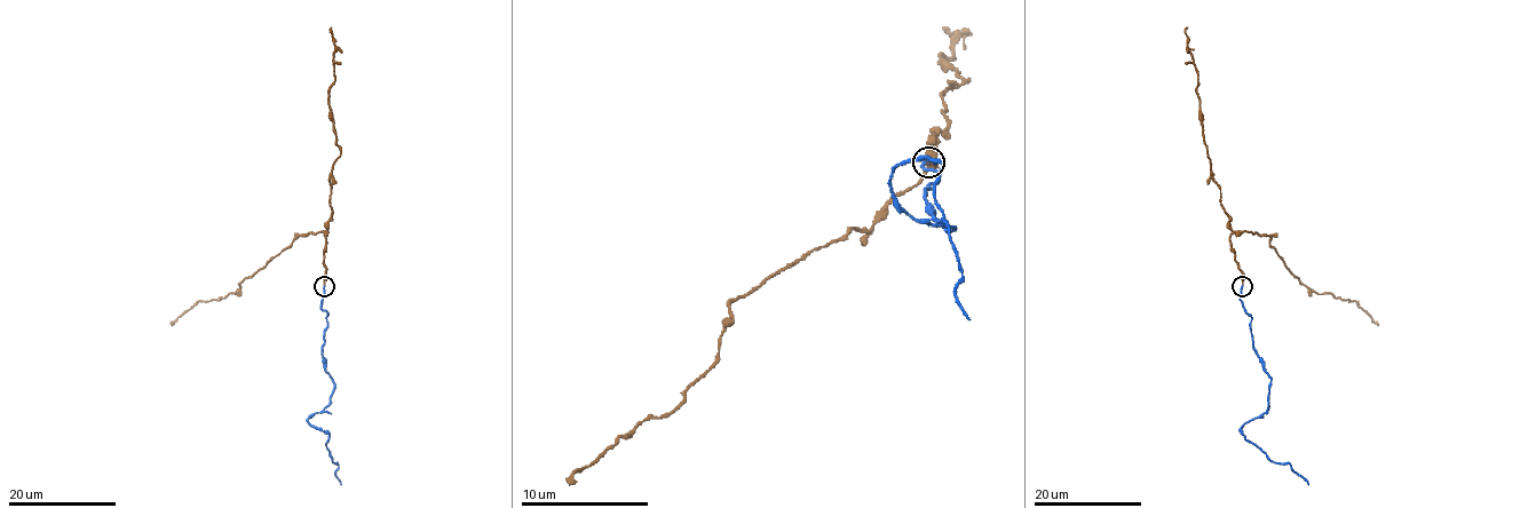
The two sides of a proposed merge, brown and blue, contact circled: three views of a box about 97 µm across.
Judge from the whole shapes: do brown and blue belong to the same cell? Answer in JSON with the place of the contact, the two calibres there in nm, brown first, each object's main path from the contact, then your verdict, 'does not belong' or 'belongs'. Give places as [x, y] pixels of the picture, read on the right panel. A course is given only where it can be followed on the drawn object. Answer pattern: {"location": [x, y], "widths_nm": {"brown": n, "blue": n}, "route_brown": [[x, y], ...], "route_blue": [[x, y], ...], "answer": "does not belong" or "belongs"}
{"location": [1242, 286], "widths_nm": {"brown": 150, "blue": 130}, "route_brown": [[1242, 286], [1229, 236], [1268, 235], [1301, 285], [1354, 301], [1379, 325]], "route_blue": [[1242, 286], [1253, 350], [1271, 382], [1268, 410], [1240, 431], [1308, 485]], "answer": "belongs"}

